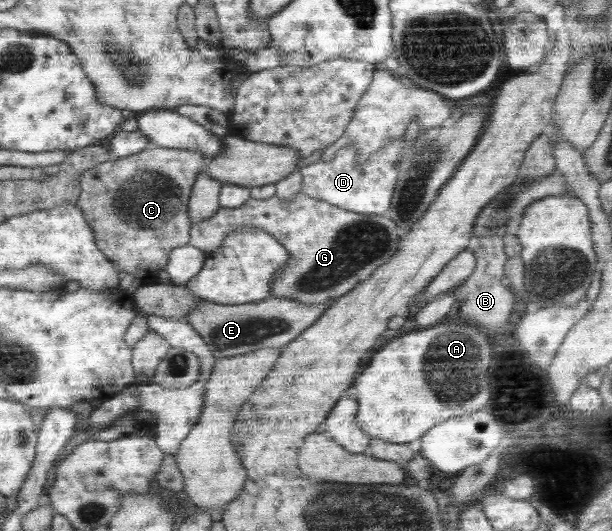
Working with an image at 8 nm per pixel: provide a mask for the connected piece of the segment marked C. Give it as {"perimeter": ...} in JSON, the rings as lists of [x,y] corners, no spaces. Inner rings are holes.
{"perimeter":[[[151,146],[145,151],[106,161],[82,174],[82,193],[78,205],[82,206],[86,219],[96,233],[97,246],[105,252],[110,262],[118,266],[120,272],[132,273],[141,279],[142,285],[158,283],[160,270],[169,265],[173,250],[191,241],[193,222],[189,216],[189,198],[205,158],[198,152]]]}

